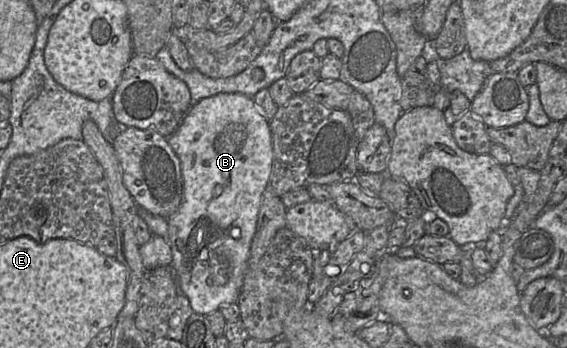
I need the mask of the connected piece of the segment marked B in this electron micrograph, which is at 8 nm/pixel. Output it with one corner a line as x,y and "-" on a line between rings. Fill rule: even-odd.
220,93
208,98
204,98
198,103
192,105
178,129
172,136
168,138
168,142
180,159
183,186
182,204
177,212
168,219
169,243
173,255
172,266
178,272
181,288
188,297
194,313
207,316
215,311
218,311
225,305
237,303
240,296
244,276
248,269
251,243
257,229
258,214
262,196
267,186
269,186
271,177
273,144
269,120
258,109
253,98
241,93
-
235,227
240,229
240,237
238,239
231,236
231,230

